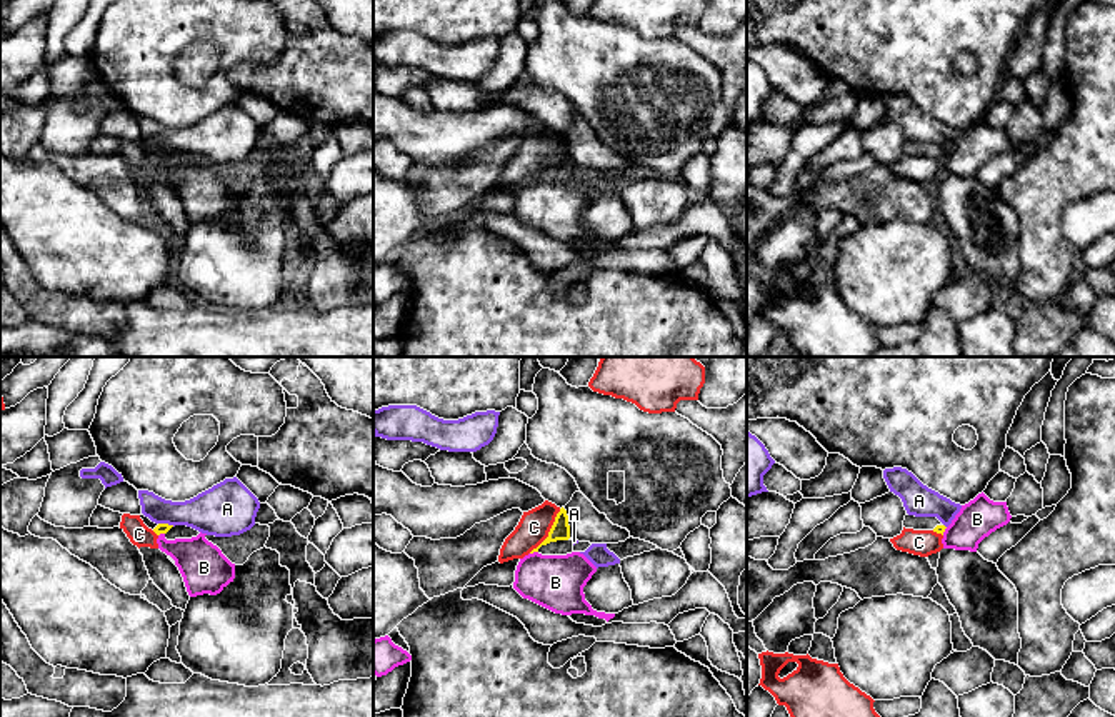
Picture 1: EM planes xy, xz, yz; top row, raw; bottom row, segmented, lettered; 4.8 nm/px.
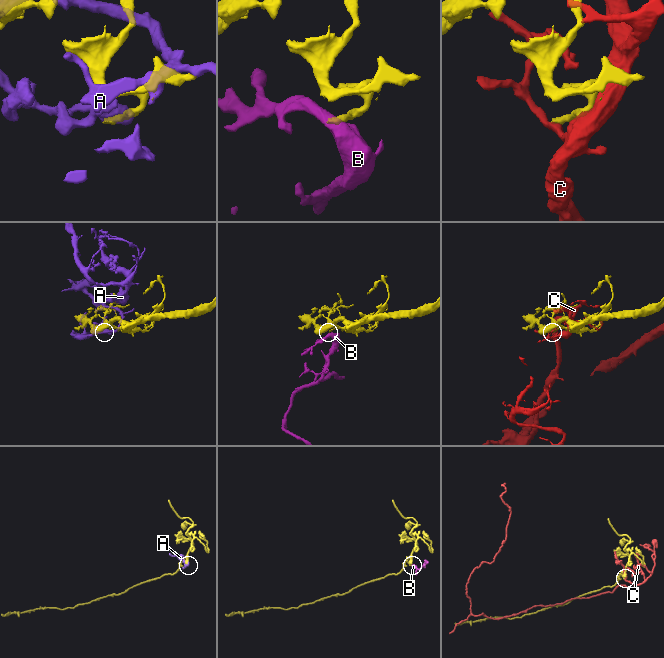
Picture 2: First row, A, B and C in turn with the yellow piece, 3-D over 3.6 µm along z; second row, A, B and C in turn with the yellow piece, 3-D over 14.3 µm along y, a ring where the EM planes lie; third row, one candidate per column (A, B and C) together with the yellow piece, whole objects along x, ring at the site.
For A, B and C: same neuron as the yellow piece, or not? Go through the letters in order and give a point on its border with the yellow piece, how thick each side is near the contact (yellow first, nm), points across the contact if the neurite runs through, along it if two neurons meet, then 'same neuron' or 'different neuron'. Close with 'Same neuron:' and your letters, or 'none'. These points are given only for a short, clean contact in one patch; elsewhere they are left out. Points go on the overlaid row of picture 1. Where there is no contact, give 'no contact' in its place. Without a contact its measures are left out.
A: xy (167, 524) | 50/220 nm | different neuron
B: xz (534, 551) | 100/260 nm | along xz (537, 551), (530, 554) | different neuron
C: xz (549, 532) | 100/150 nm | different neuron
Same neuron: none

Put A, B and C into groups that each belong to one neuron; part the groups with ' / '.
A / B / C

